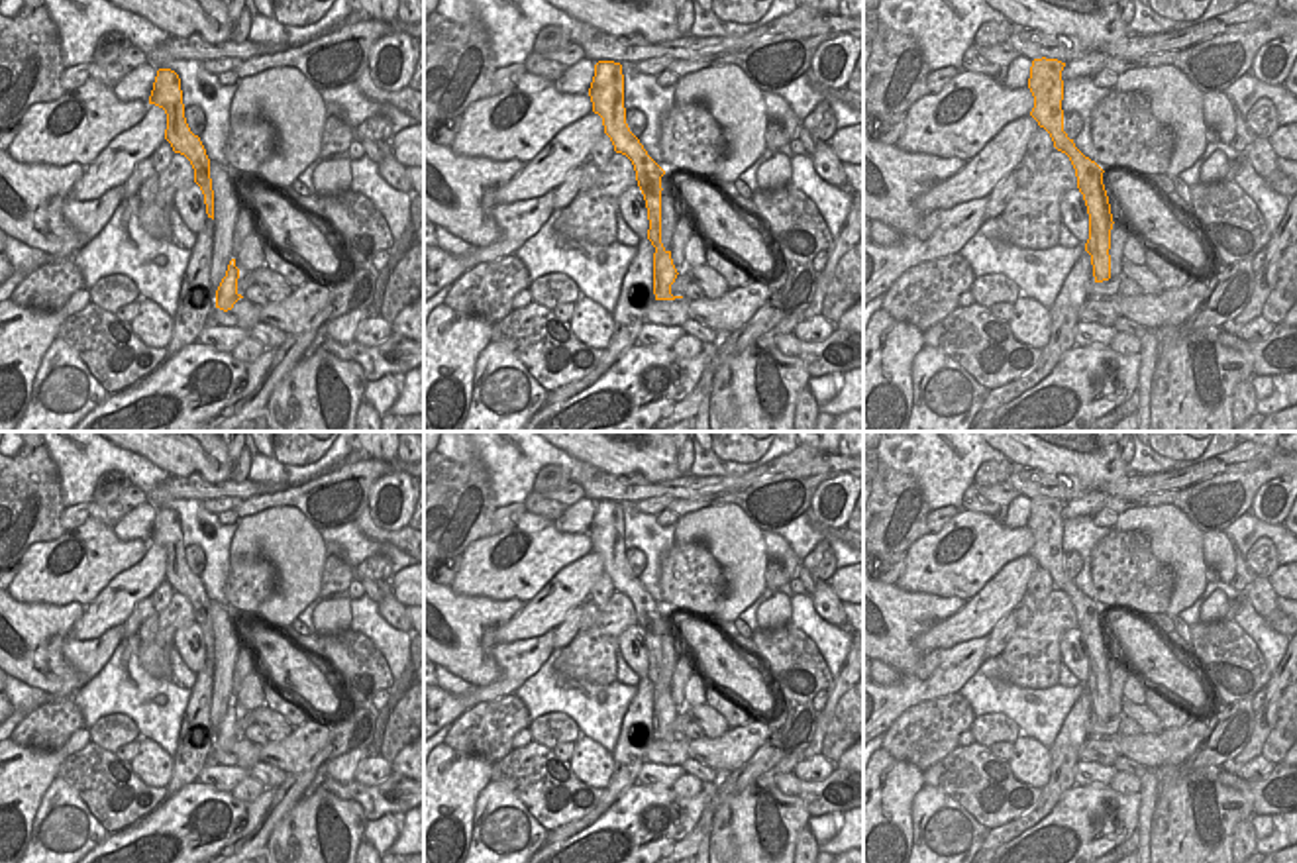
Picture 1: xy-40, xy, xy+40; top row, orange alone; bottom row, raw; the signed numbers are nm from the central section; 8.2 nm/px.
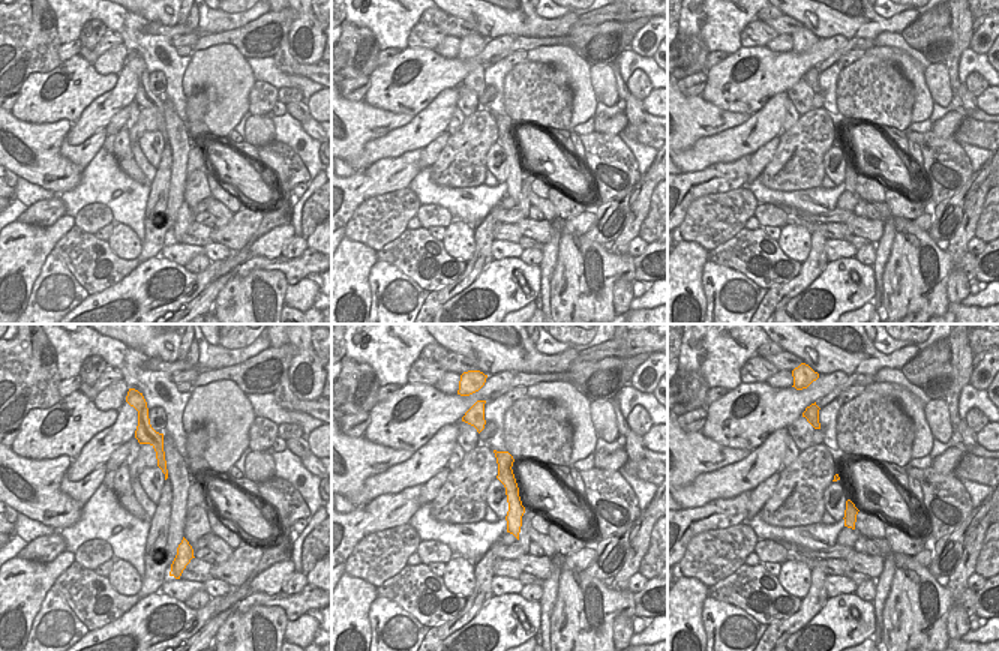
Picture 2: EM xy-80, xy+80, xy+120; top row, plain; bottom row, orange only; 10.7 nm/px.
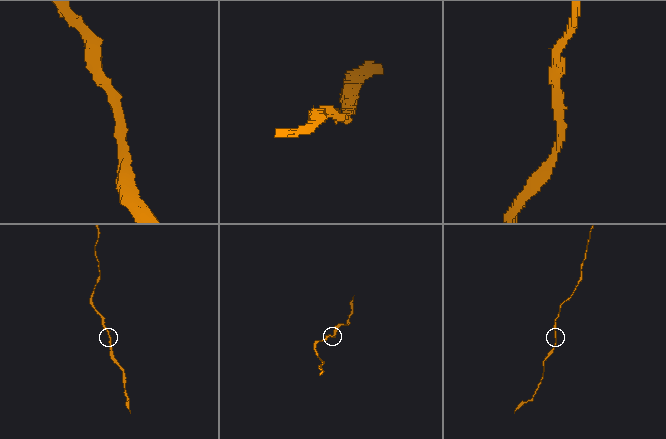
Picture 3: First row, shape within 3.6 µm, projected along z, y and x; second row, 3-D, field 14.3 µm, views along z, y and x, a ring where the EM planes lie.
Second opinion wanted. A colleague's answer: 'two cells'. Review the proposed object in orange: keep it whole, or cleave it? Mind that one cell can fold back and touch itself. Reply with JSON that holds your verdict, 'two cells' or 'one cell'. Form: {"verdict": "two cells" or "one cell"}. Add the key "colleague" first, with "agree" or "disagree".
{"colleague": "disagree", "verdict": "one cell"}

